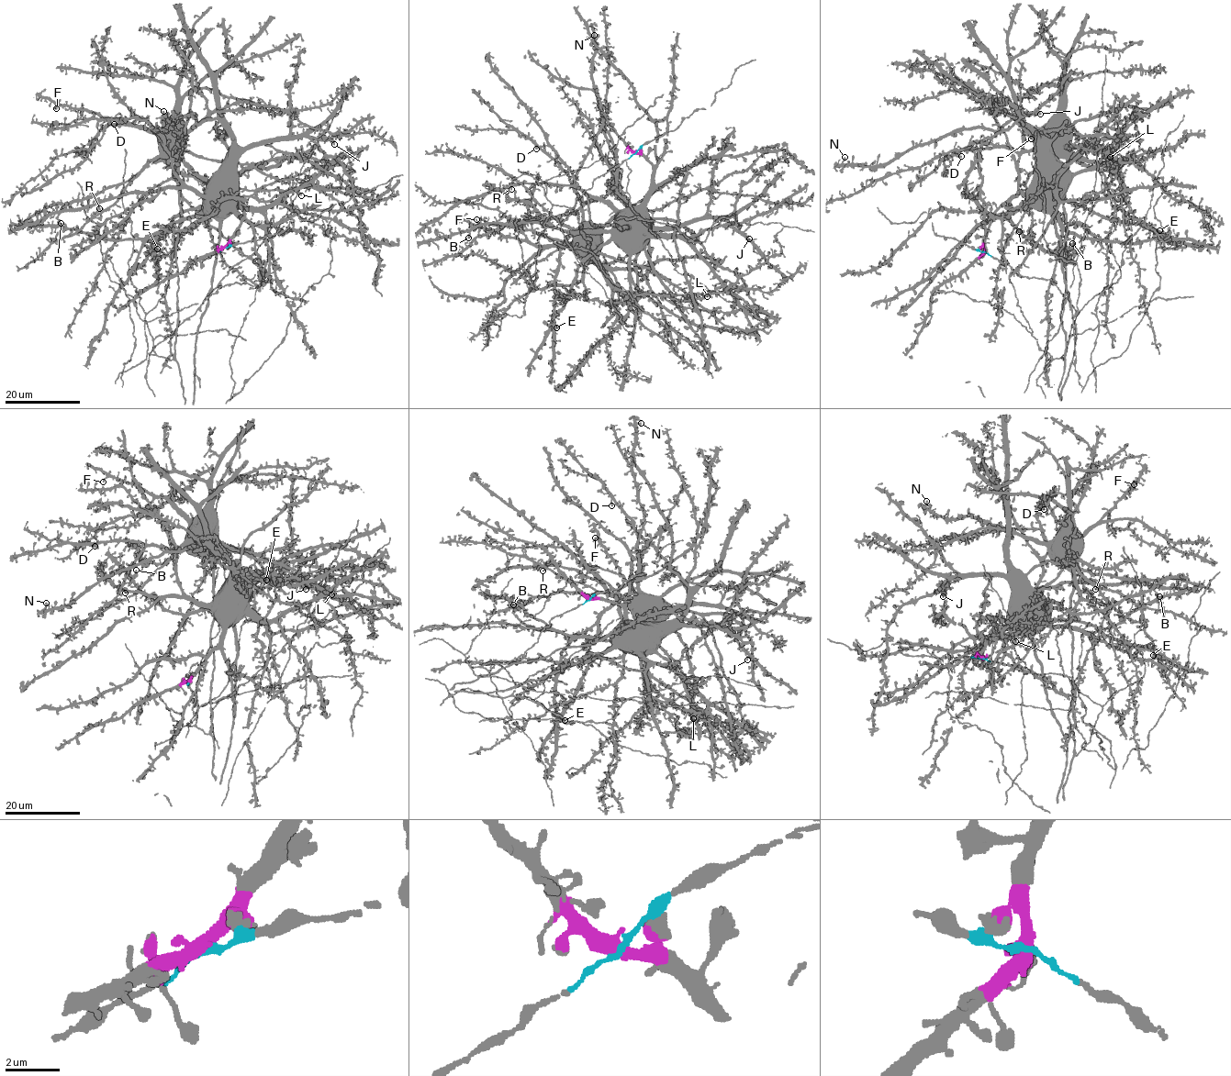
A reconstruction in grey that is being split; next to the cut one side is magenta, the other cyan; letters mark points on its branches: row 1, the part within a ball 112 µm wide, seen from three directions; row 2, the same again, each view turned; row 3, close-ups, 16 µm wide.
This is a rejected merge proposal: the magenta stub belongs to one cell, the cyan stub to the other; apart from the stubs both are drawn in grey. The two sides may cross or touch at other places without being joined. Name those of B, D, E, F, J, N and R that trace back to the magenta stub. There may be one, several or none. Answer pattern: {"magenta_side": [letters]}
{"magenta_side": ["B", "E", "J", "N", "R"]}

